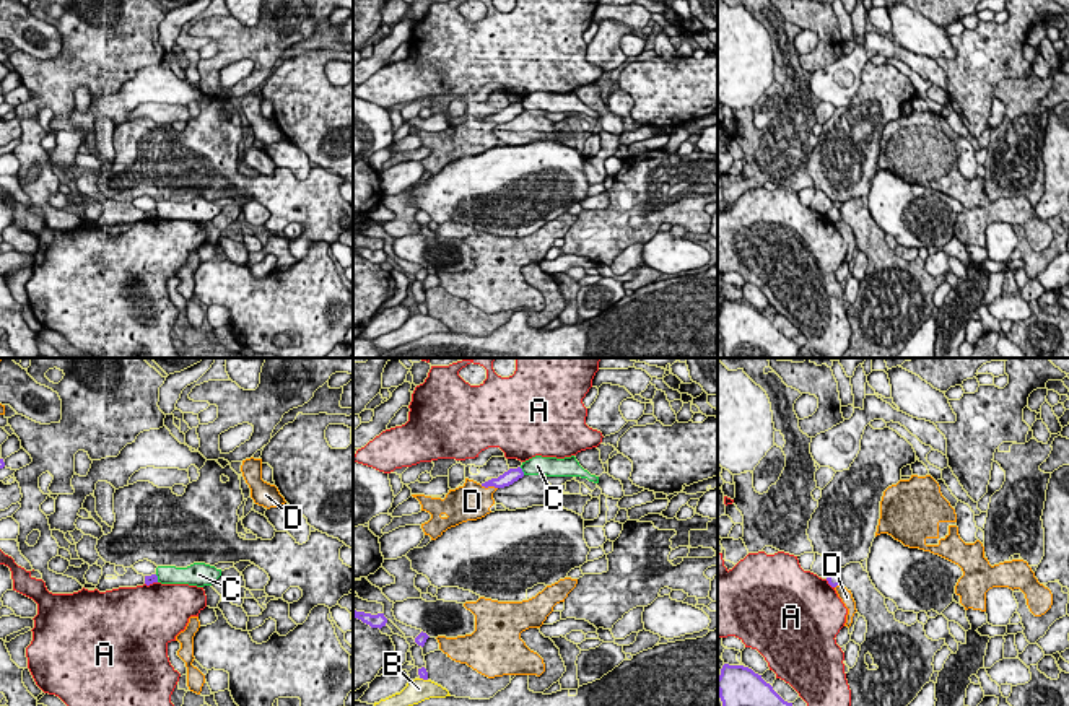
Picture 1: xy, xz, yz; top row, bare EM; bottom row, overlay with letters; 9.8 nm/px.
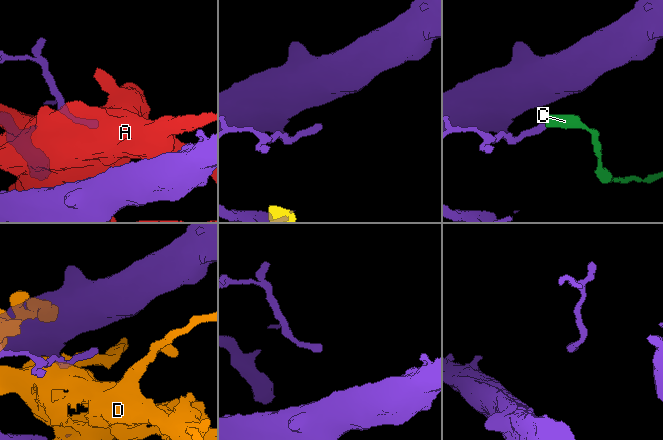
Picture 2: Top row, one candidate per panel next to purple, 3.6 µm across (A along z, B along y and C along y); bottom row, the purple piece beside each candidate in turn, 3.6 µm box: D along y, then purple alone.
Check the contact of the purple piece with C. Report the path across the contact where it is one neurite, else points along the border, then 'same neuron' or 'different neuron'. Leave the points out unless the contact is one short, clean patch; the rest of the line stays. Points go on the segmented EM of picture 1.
border along xz (519, 467), (524, 474); different neuron

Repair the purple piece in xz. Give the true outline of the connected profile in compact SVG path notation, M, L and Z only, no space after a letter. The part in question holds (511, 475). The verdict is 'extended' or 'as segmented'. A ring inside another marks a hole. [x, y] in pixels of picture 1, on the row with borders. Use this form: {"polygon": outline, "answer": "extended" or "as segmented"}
{"polygon": "M521 467L509 468L508 472L504 472L503 475L500 475L498 478L491 478L491 480L482 483L482 486L485 486L485 488L488 488L488 486L504 488L504 486L513 485L514 482L517 482L522 477L524 477L524 472L522 472Z", "answer": "as segmented"}

